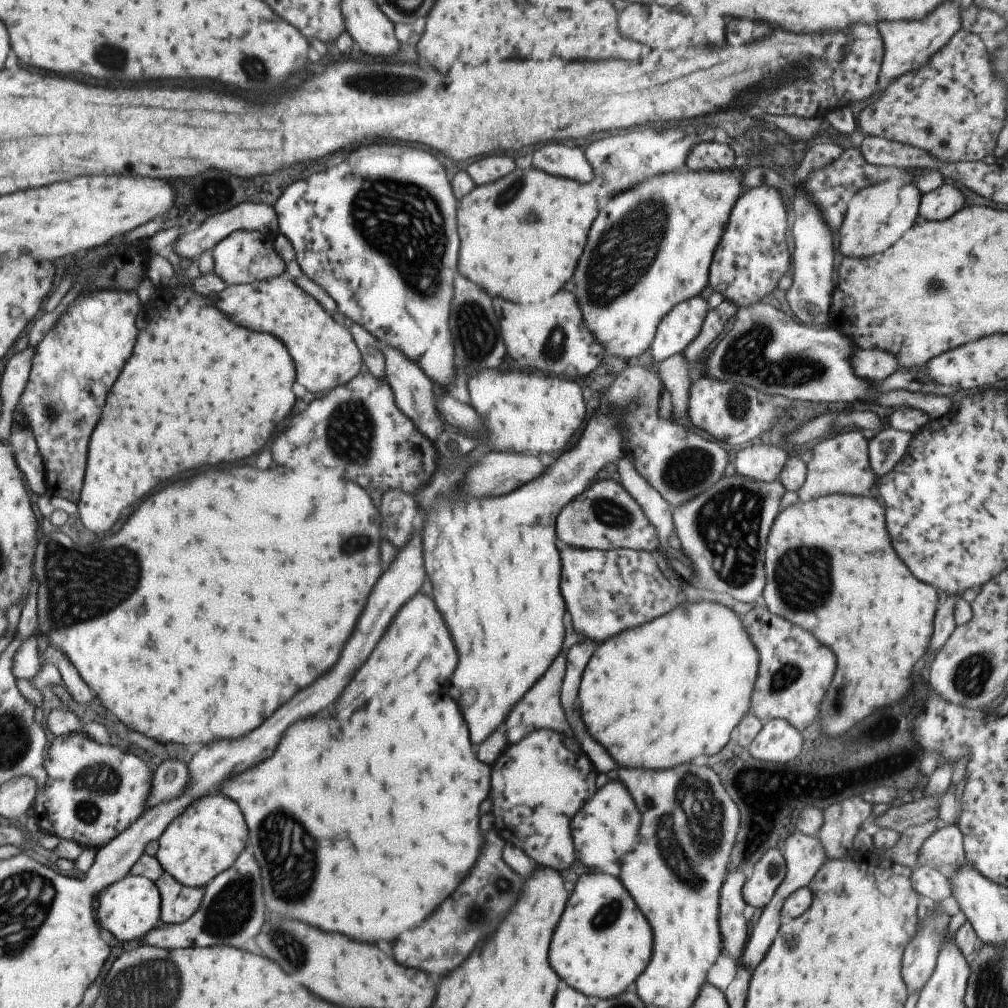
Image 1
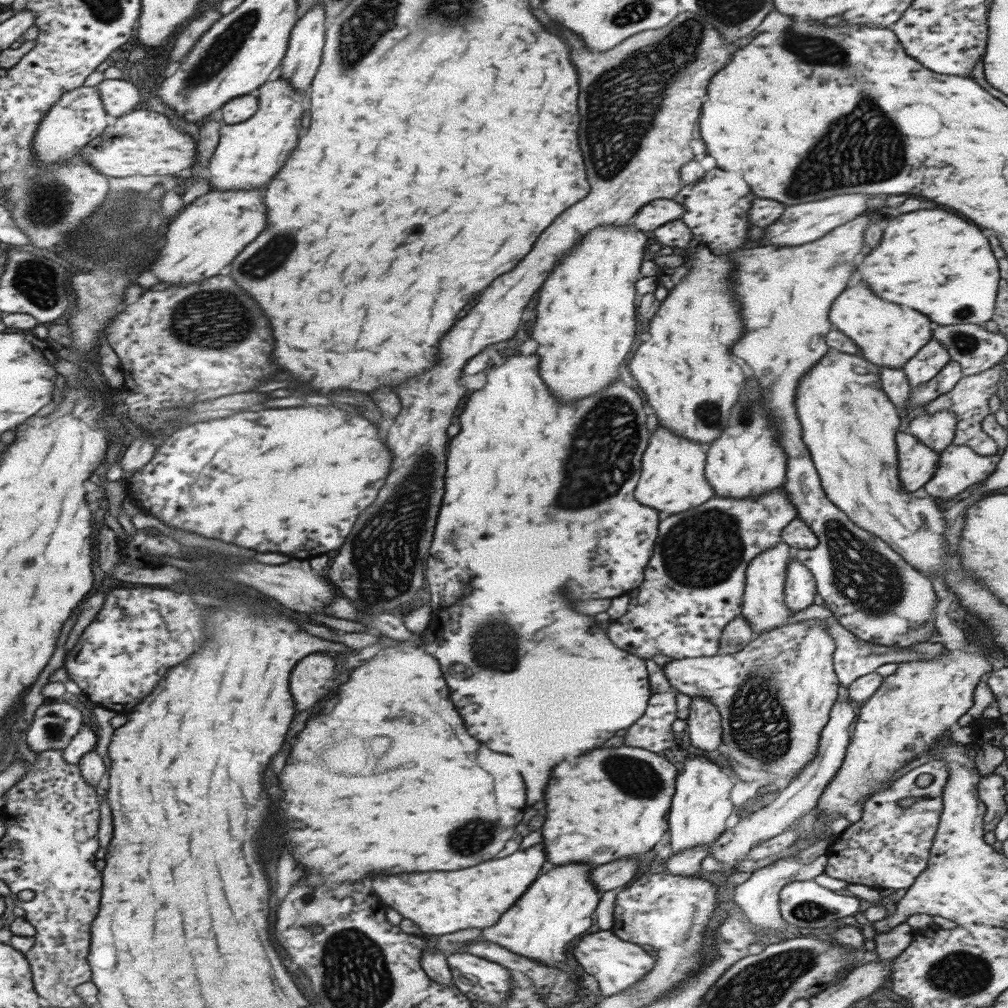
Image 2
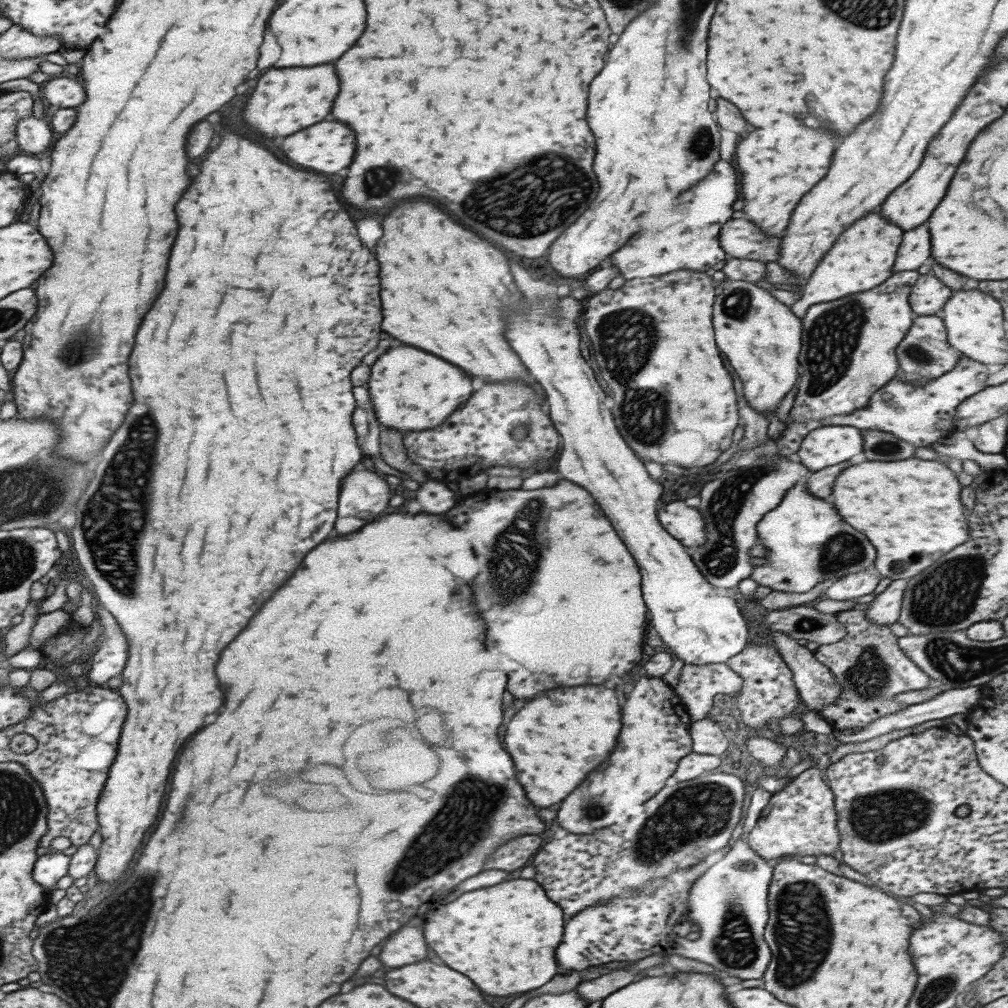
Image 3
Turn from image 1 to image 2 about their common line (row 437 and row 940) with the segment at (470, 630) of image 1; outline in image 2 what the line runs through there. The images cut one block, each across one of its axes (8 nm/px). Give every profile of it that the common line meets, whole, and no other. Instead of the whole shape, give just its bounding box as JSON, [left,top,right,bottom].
[571,930,657,998]

